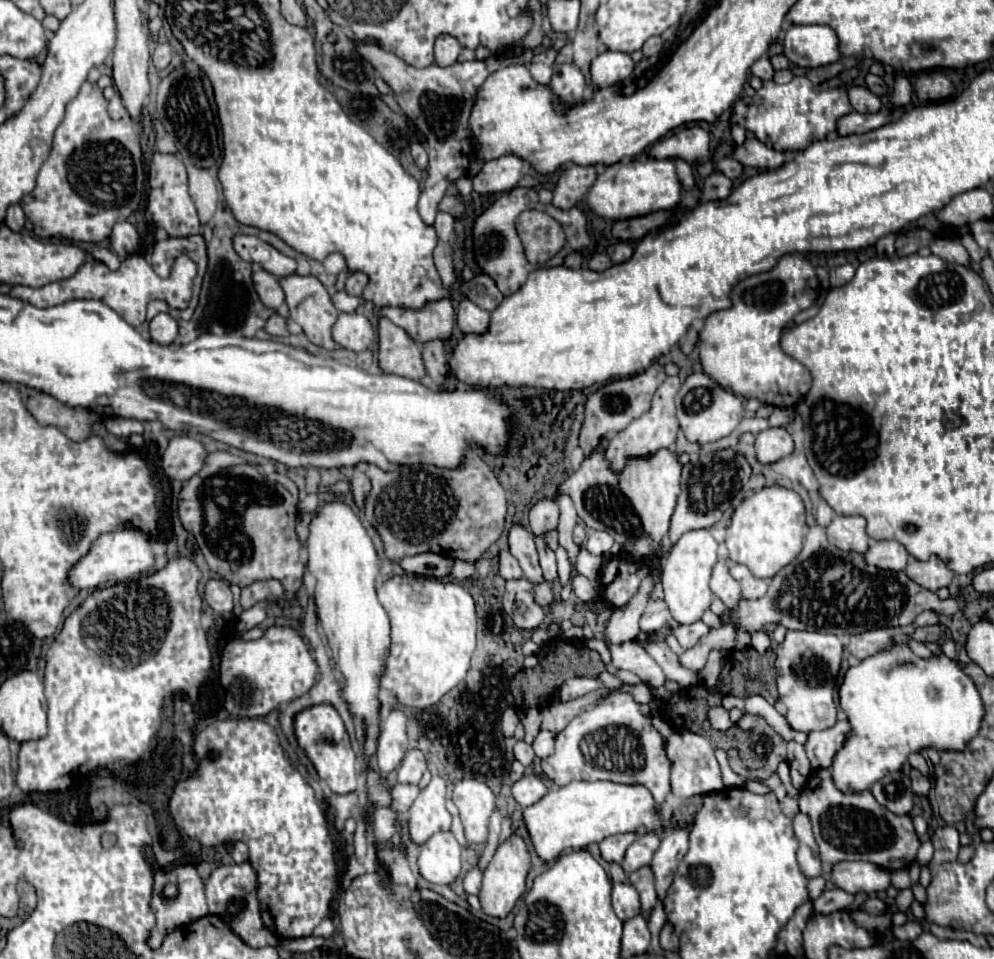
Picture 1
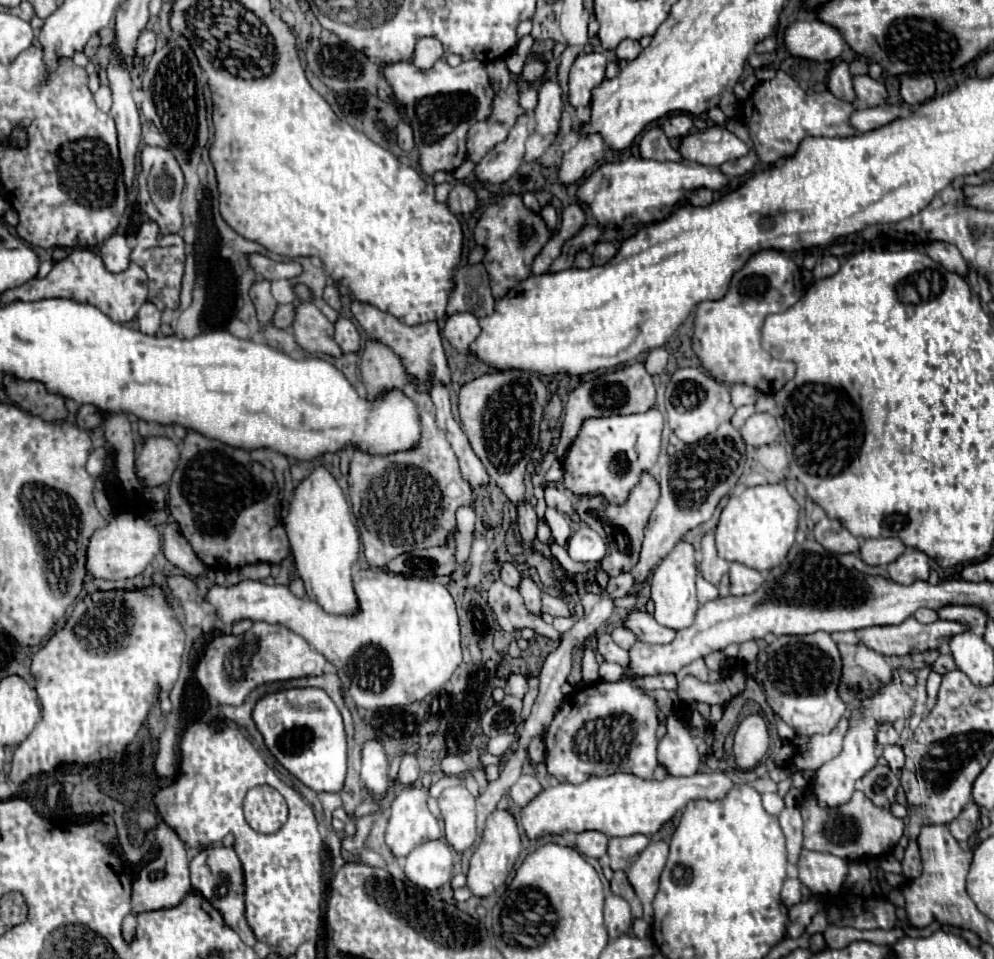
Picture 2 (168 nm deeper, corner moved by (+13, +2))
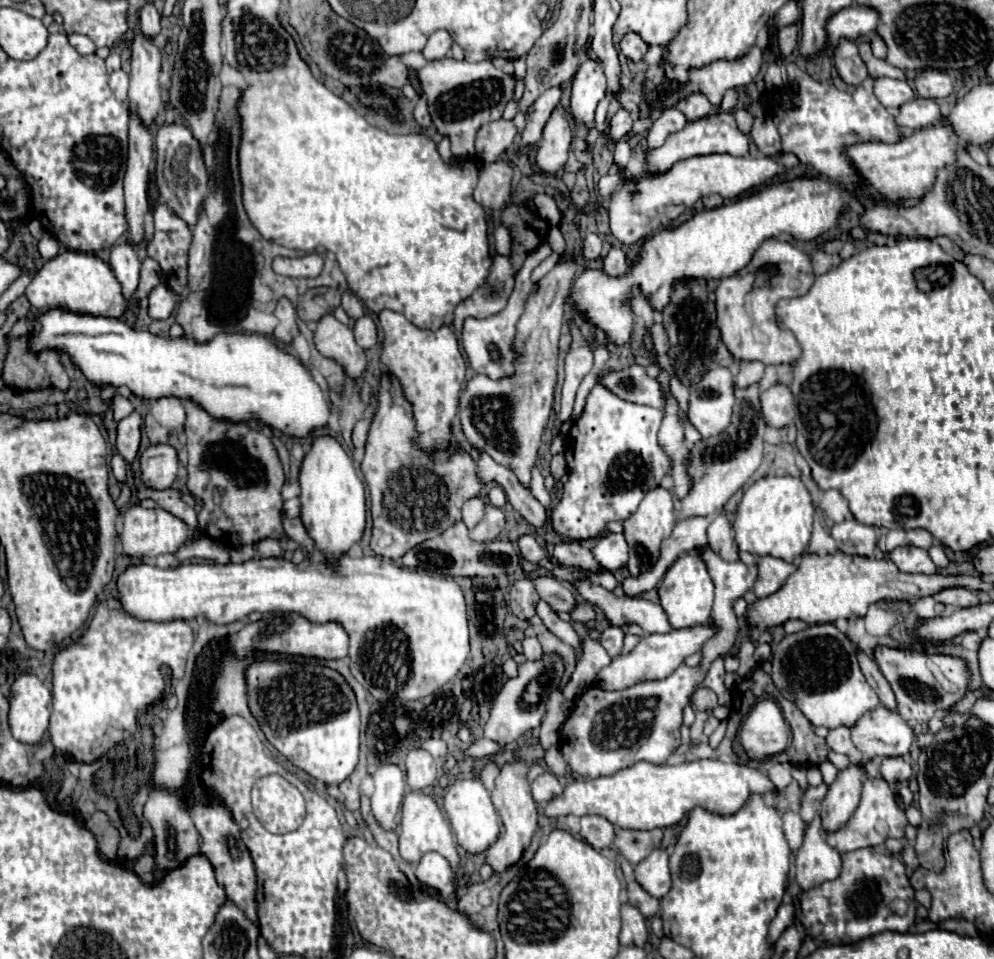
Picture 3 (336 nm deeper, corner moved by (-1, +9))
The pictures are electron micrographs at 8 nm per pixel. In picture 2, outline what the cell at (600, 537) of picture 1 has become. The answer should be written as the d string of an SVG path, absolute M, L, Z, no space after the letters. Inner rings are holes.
M582 524L568 540L568 554L576 562L600 562L606 554L606 544L590 526Z

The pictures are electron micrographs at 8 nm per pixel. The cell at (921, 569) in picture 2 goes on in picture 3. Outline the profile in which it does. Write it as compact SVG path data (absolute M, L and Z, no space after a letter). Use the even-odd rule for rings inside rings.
M898 547L892 553L884 555L886 559L892 559L900 571L904 573L936 573L936 565L932 563L926 549L920 547Z

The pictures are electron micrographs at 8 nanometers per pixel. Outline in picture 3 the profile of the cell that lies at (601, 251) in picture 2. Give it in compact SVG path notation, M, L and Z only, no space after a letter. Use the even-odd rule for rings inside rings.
M618 245L610 247L608 255L604 257L604 271L608 275L612 275L612 277L618 277L618 275L624 275L626 269L628 269L628 265L626 265L626 253L624 253L624 249L618 247Z

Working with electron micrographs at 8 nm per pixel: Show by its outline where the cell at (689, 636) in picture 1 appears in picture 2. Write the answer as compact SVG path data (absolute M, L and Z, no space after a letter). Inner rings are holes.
M646 610L628 612L624 618L624 626L632 630L640 642L648 642L648 644L668 644L676 636L674 630L662 628L654 620L654 616L648 614Z

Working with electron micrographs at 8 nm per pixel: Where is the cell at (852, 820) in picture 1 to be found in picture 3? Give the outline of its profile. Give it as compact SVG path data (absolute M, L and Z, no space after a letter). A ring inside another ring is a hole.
M866 779L858 809L854 811L854 815L844 827L840 827L838 831L826 833L826 843L840 853L856 851L862 847L876 847L876 845L882 845L886 839L902 839L906 825L908 825L908 819L904 815L904 809L898 805L898 797L888 787L888 783L884 779Z

